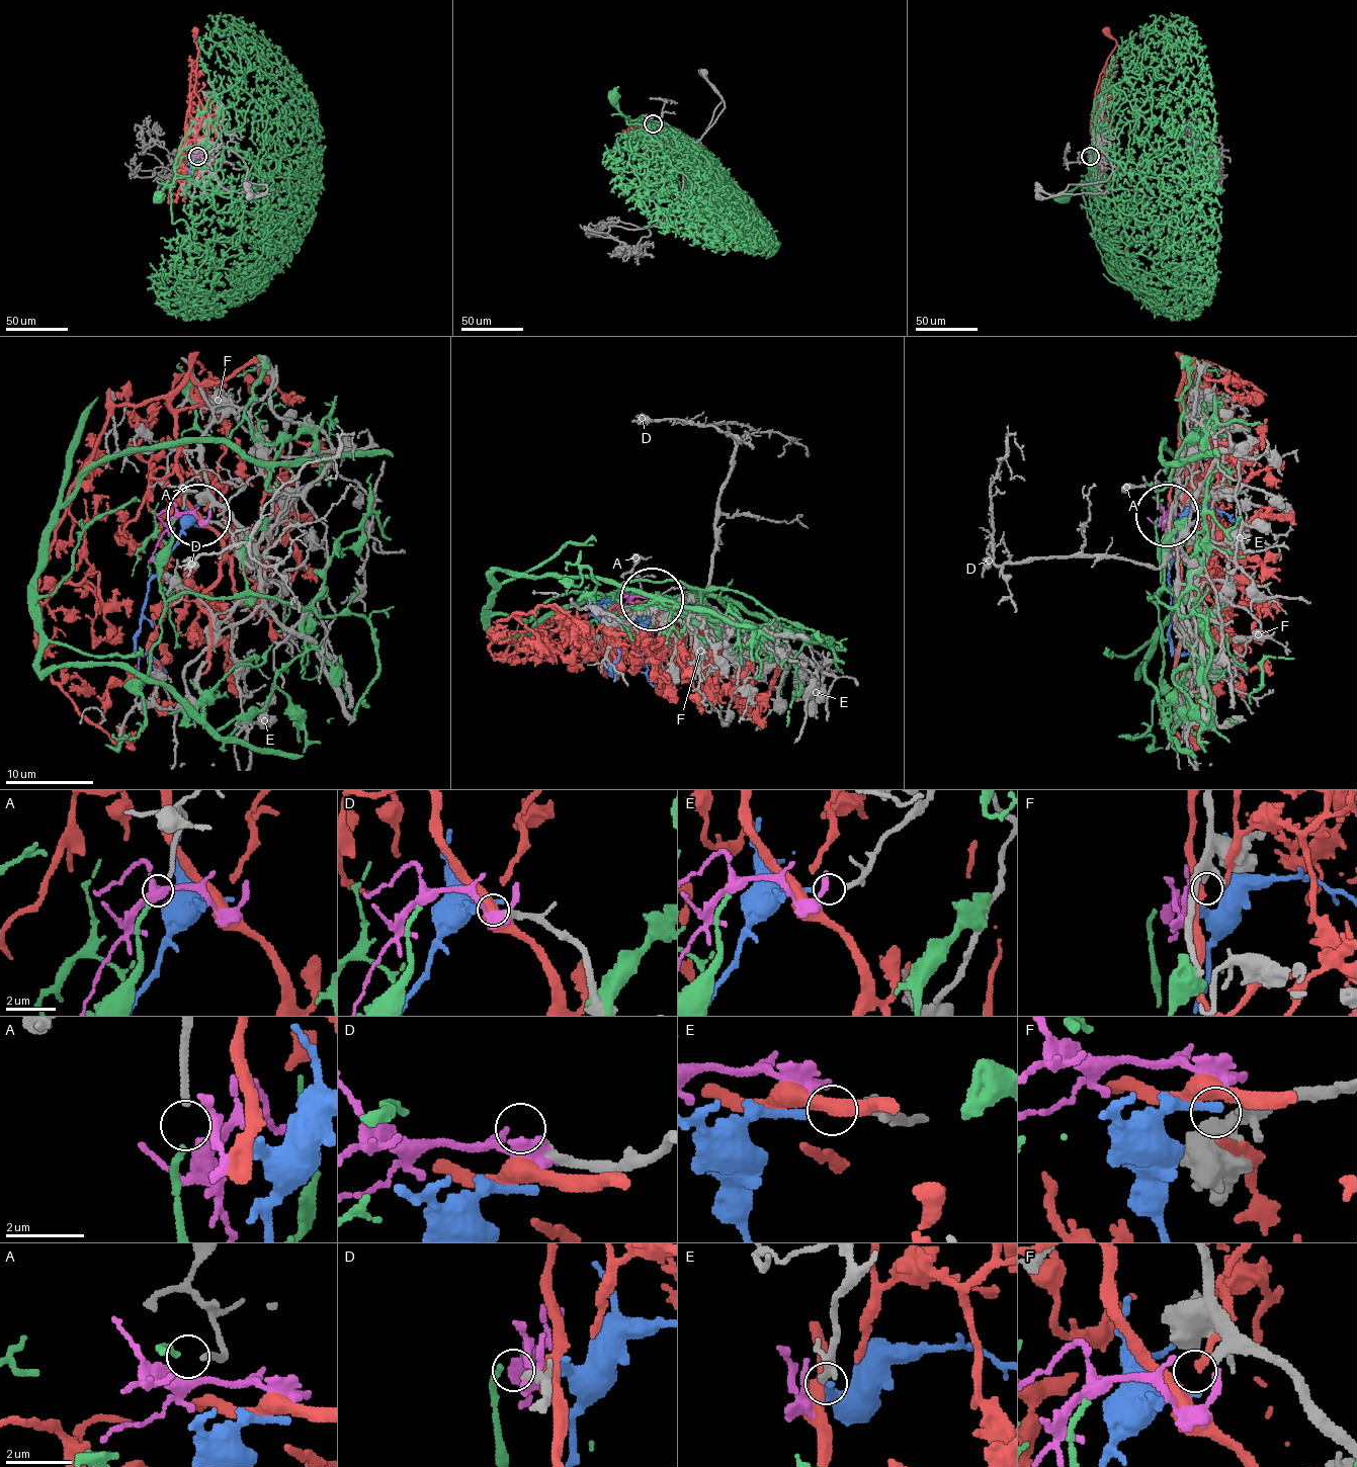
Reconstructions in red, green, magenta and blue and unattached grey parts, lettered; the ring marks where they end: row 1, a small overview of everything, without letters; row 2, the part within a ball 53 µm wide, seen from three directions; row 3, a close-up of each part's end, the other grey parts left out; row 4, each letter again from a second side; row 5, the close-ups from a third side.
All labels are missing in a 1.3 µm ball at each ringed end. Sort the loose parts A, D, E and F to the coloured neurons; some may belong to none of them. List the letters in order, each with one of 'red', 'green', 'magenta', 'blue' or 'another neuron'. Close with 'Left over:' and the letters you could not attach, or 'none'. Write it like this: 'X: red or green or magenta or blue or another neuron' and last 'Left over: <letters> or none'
A: green
D: another neuron
E: blue
F: another neuron
Left over: D, F

